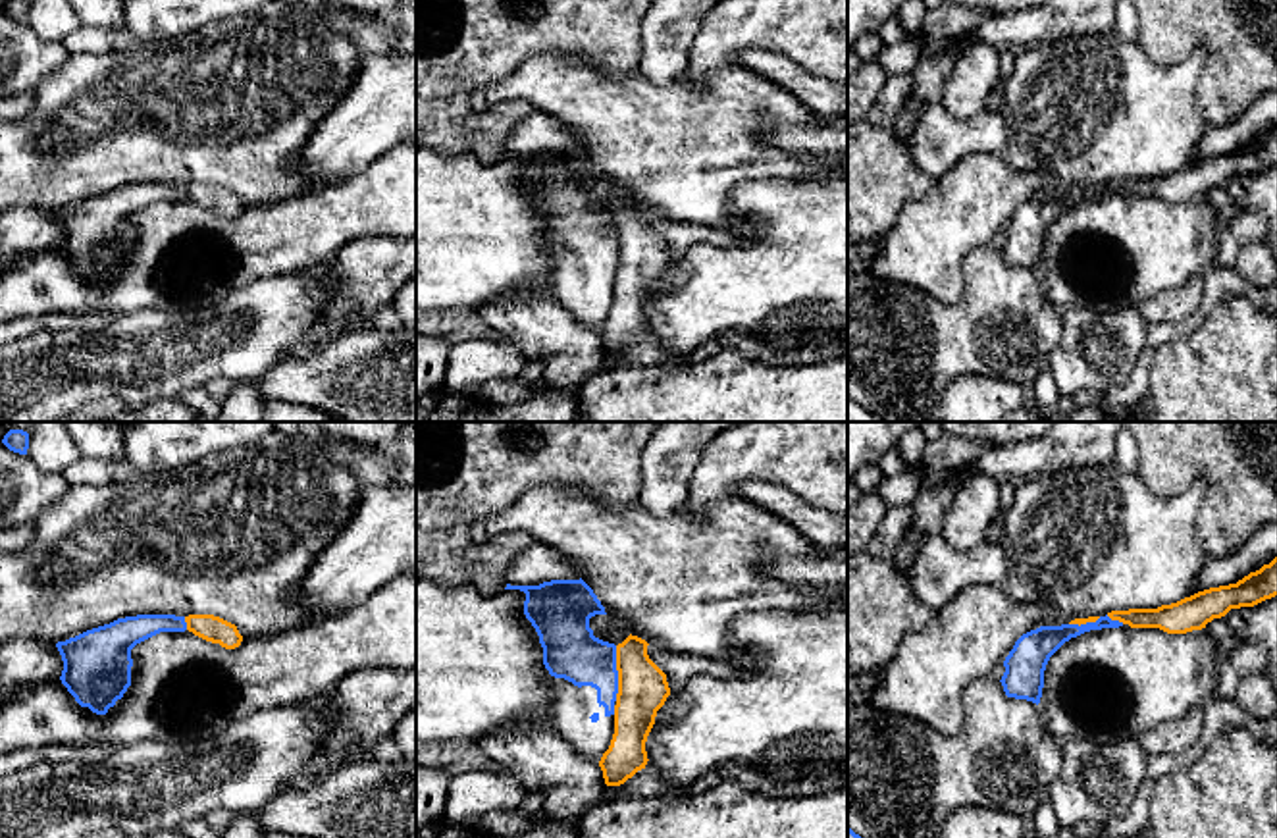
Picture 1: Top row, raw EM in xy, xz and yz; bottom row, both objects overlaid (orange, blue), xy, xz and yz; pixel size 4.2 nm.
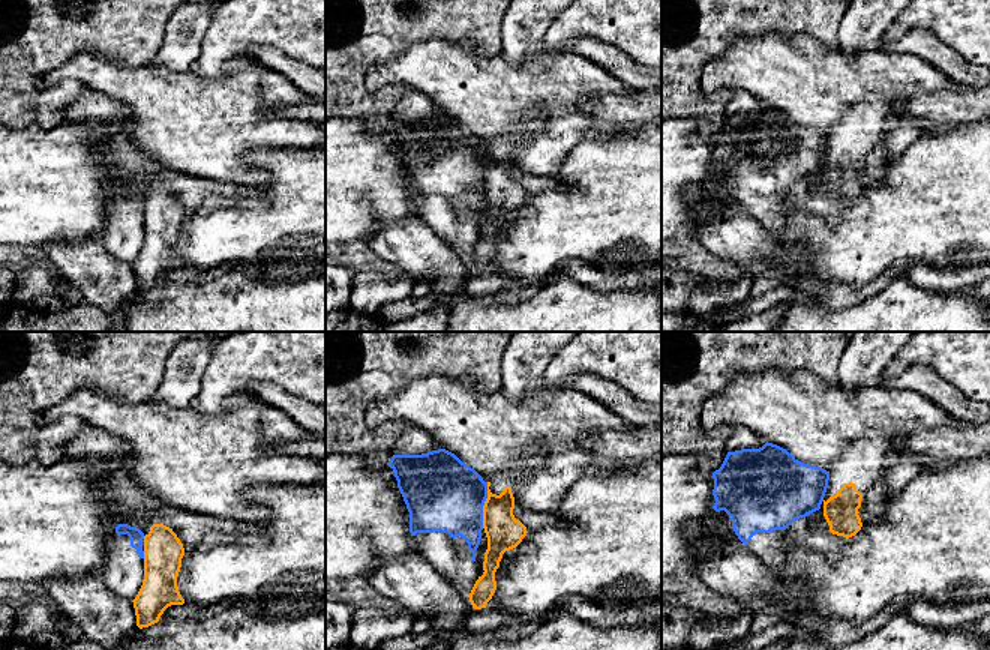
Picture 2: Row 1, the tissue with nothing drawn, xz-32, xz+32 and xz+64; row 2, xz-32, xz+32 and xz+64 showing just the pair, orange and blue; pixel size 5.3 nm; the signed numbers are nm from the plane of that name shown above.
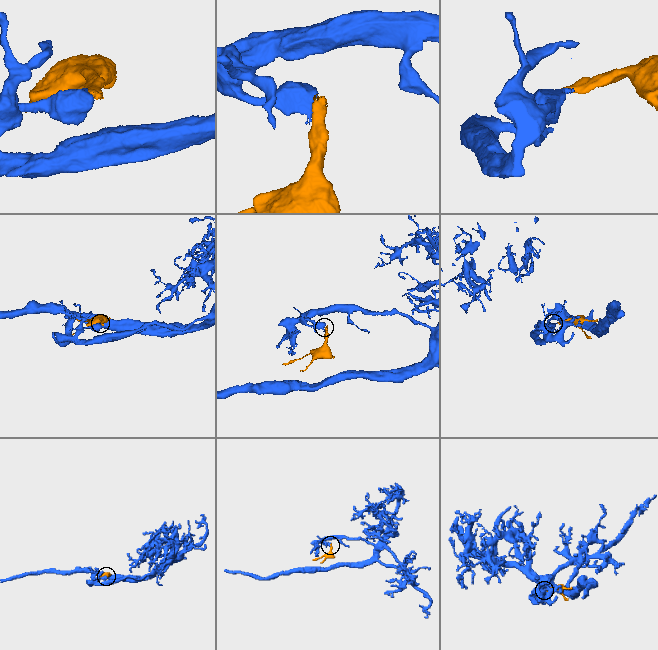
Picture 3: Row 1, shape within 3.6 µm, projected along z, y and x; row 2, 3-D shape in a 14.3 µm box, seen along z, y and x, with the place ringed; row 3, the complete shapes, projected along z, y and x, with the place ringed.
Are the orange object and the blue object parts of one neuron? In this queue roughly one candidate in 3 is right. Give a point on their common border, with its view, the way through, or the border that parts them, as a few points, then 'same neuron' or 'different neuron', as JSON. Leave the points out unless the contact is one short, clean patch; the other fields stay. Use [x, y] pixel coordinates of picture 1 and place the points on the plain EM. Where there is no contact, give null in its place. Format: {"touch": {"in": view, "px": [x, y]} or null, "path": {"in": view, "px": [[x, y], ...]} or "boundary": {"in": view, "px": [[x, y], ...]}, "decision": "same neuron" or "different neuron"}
{"touch": {"in": "xz", "px": [619, 241]}, "boundary": {"in": "xz", "px": [[615, 214], [617, 268]]}, "decision": "different neuron"}

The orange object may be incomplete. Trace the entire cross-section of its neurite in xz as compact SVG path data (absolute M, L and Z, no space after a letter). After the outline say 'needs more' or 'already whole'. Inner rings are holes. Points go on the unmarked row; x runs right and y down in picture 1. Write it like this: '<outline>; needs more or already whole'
M628 204L616 214L618 262L614 302L599 335L607 354L620 354L647 333L645 310L670 264L666 243L649 227L647 210Z; already whole

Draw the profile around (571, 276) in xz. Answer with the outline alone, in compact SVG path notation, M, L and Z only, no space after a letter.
M582 146L551 148L539 154L507 152L505 158L520 158L526 162L524 183L539 204L543 233L555 247L551 252L551 291L582 326L599 331L614 302L614 270L618 262L616 214L595 206L593 198L589 196L591 185L607 183L605 175Z

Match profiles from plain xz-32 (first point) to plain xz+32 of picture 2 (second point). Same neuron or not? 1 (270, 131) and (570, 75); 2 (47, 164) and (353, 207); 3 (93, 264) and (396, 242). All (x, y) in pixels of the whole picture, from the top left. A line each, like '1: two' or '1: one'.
1: one
2: one
3: one

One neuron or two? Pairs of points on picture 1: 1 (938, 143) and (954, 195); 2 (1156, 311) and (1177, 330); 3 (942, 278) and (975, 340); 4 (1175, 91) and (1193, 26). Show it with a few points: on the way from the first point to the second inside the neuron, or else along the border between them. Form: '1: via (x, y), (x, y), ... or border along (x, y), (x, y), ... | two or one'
1: border along (989, 153), (962, 157), (937, 180) | two
2: border along (1202, 291), (1191, 314), (1173, 322), (1150, 324) | two
3: border along (965, 257), (956, 301), (912, 286) | two
4: border along (1141, 47), (1160, 64), (1204, 49), (1198, 101) | two

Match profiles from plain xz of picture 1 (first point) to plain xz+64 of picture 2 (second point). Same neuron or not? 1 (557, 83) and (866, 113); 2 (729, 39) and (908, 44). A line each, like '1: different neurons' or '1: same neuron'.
1: different neurons
2: different neurons

